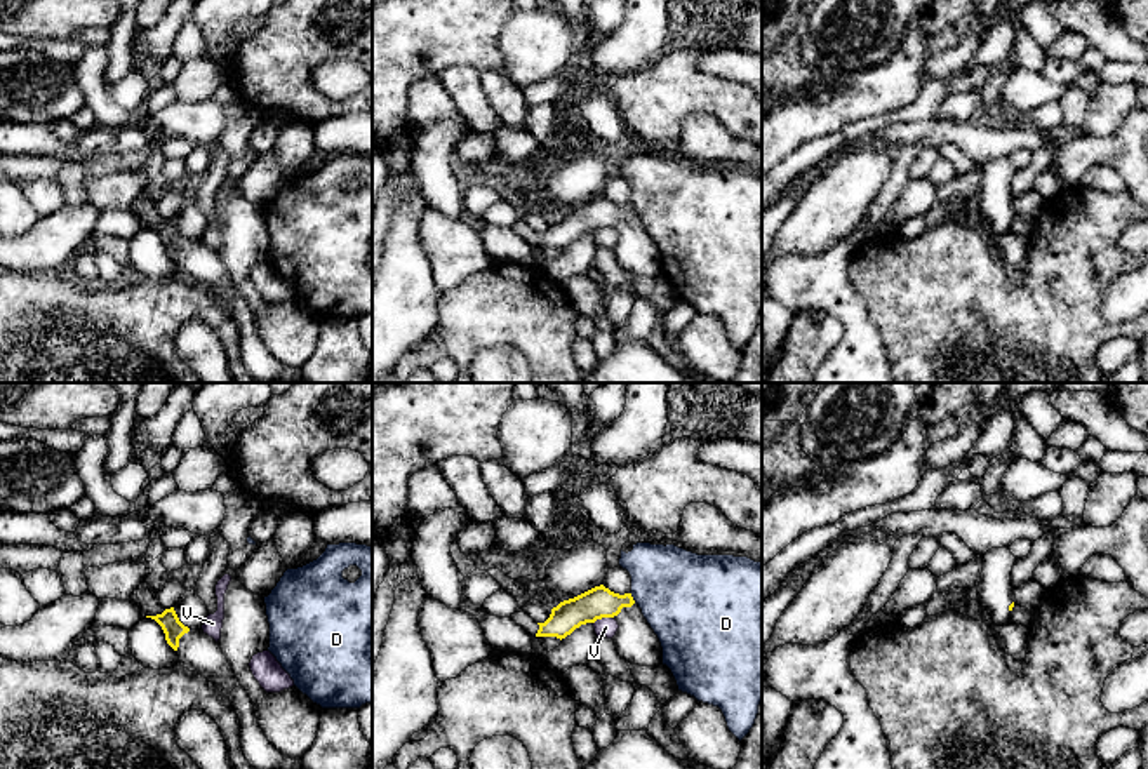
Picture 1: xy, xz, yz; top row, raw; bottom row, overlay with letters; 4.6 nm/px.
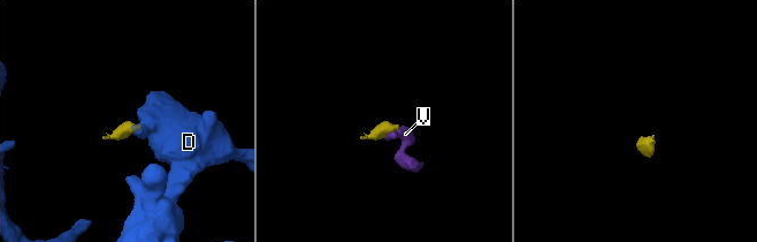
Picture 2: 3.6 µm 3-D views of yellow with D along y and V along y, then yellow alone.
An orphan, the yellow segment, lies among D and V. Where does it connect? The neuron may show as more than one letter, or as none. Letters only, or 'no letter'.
no letter

